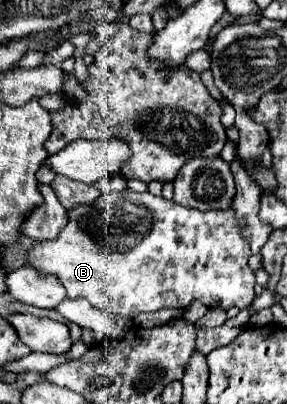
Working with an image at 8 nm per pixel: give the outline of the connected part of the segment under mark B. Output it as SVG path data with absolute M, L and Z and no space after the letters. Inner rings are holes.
M130 189L114 195L100 195L94 205L78 205L68 211L68 225L52 241L34 245L28 253L28 265L42 273L60 277L66 297L82 297L98 309L106 309L120 317L136 317L138 313L158 311L164 307L186 309L190 303L200 301L206 307L220 309L246 309L254 301L254 271L248 265L250 245L240 235L242 227L234 219L232 207L226 211L200 213L156 197L152 193L134 193Z

